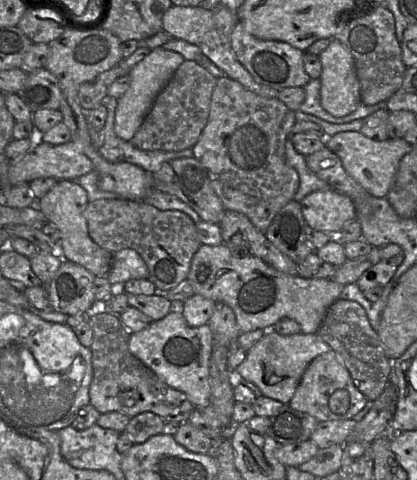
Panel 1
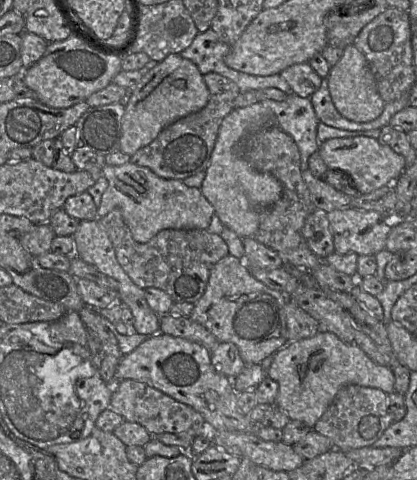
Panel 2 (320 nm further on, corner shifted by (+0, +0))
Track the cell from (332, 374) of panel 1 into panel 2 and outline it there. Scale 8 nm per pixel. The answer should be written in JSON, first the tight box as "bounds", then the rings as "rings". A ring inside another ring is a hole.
{"bounds":[312,385,393,451],"rings":[[[346,385],[338,390],[312,430],[329,438],[334,448],[346,451],[373,446],[393,422],[385,392],[377,388]]]}

